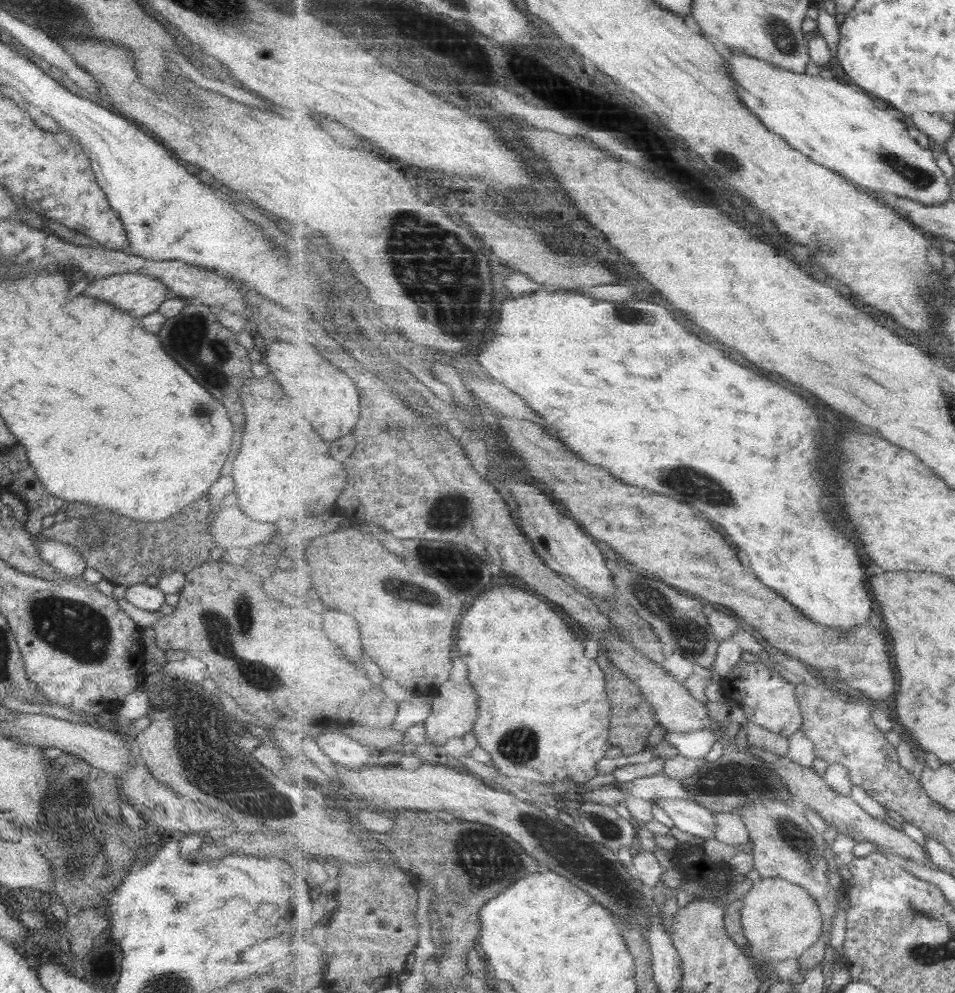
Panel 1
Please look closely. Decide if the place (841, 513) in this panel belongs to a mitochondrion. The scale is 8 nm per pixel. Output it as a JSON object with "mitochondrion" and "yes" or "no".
{"mitochondrion":"no"}

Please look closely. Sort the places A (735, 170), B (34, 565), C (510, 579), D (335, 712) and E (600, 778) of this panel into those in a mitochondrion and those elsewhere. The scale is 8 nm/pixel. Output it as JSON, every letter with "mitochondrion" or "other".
{"A":"mitochondrion","B":"other","C":"other","D":"other","E":"other"}

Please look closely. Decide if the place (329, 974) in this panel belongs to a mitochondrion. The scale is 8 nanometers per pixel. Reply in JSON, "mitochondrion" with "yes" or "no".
{"mitochondrion":"no"}

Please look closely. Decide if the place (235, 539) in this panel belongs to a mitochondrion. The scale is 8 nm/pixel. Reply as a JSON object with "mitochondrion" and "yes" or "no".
{"mitochondrion":"no"}

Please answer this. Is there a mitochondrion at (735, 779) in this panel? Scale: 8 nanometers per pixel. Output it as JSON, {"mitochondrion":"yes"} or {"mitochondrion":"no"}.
{"mitochondrion":"yes"}

